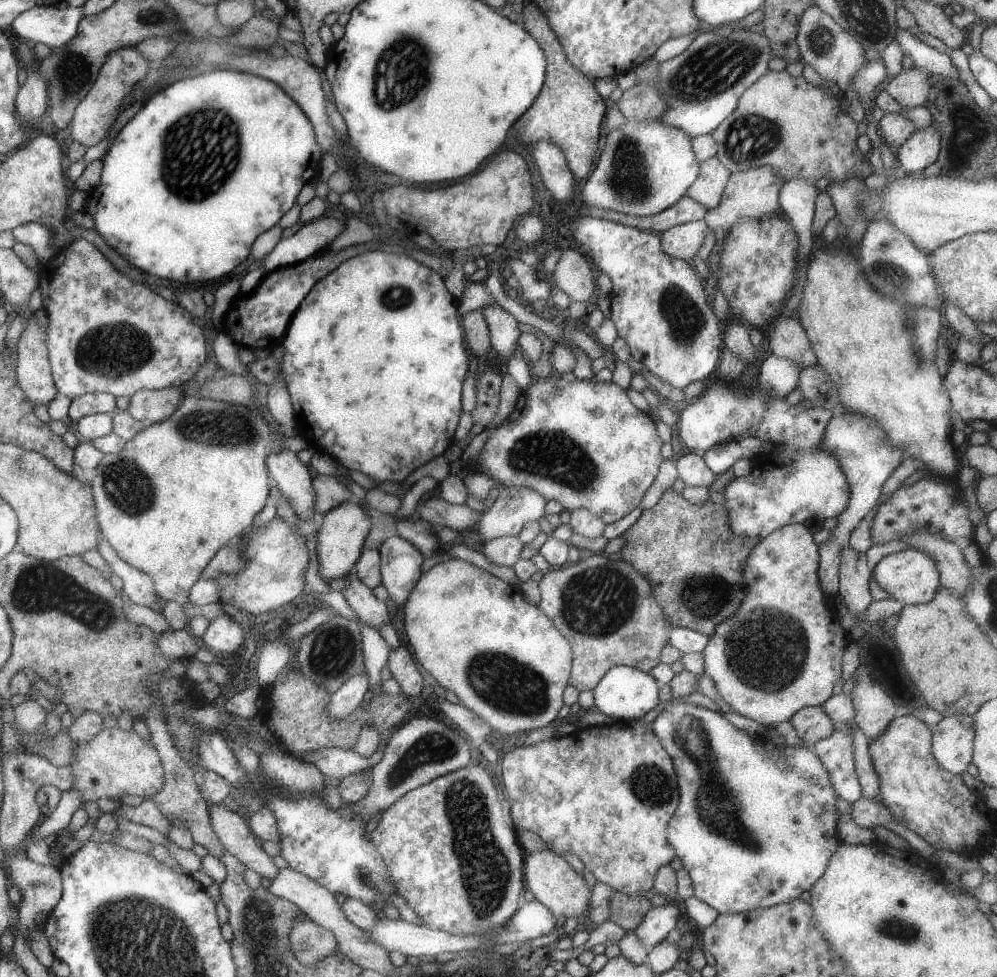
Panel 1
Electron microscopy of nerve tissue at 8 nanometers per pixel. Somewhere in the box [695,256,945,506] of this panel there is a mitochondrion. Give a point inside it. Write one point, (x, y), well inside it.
(909, 324)

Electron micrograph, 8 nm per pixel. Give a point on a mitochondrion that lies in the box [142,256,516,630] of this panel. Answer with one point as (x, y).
(210, 426)

